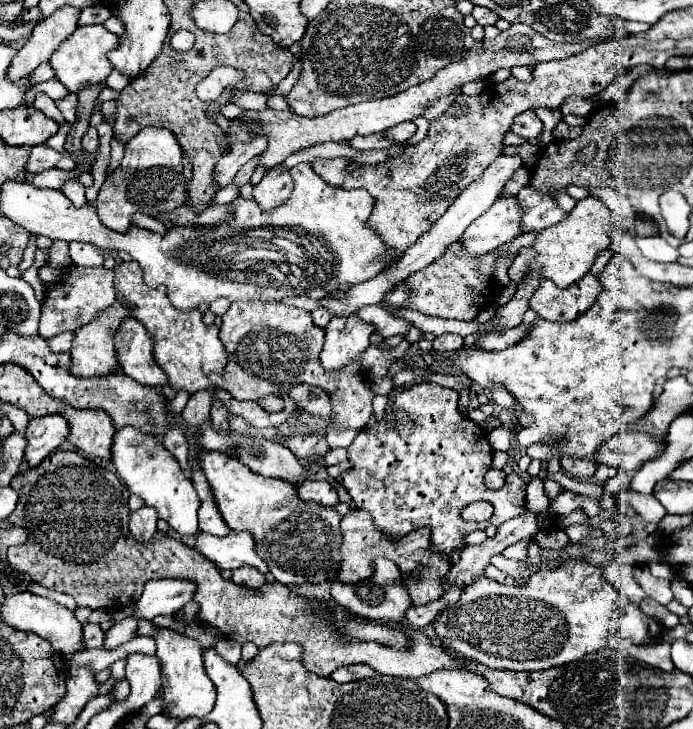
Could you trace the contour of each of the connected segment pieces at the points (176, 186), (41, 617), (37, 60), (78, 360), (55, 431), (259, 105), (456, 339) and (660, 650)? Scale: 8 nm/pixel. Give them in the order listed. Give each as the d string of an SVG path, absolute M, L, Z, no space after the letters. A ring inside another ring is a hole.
M143 128L125 146L121 164L107 176L99 188L95 210L103 226L125 232L131 226L131 214L141 210L149 216L169 212L187 202L187 180L181 174L181 146L167 128Z
M19 592L19 594L7 594L5 602L1 606L1 618L7 620L7 624L11 624L17 630L23 632L35 632L39 636L43 636L45 640L51 642L53 650L67 656L73 652L81 652L85 650L83 644L83 624L79 624L79 620L75 618L75 614L71 610L67 610L65 606L41 598L37 594L31 592Z
M61 6L49 18L39 20L25 46L13 58L13 64L9 66L9 78L19 80L23 76L29 76L41 62L49 60L59 44L77 28L79 14L79 8Z
M115 302L109 308L101 310L89 324L77 328L75 336L73 336L73 346L69 350L69 354L71 354L71 368L69 368L69 372L73 372L75 376L85 376L85 378L111 374L117 368L113 336L115 336L117 328L119 328L119 324L121 324L121 320L125 316L129 316L129 308L125 308L121 302Z
M47 416L47 418L31 418L25 430L27 446L25 446L25 462L29 468L41 464L49 454L57 450L67 436L67 420L63 416Z
M233 90L231 98L229 98L231 104L237 104L241 108L251 108L251 110L263 110L267 108L267 96L265 94L253 94L253 92L241 92L241 90Z
M441 334L433 340L435 352L457 352L463 348L463 338L459 334Z
M661 642L659 646L651 646L651 666L663 672L673 672L673 660L671 660L671 646L667 642Z

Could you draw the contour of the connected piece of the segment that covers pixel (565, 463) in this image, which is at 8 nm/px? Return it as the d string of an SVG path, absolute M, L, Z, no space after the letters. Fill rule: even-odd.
M561 456L561 468L573 478L591 478L597 470L597 464L587 458L581 460L581 458L571 458L571 456Z

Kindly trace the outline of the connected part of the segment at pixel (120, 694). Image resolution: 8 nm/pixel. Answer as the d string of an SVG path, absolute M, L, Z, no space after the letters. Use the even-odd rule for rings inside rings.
M127 680L115 682L111 694L113 694L113 702L123 702L123 700L127 700L127 696L129 696L129 682L127 682Z

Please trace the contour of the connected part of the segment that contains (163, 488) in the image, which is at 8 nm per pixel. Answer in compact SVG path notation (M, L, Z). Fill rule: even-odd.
M125 426L115 434L111 452L113 466L117 468L117 474L123 478L131 494L143 498L147 506L153 506L159 518L163 518L175 532L185 536L197 534L197 510L201 502L197 500L197 492L193 492L191 480L185 478L179 462L169 450L159 446L155 438L141 434L137 428Z

